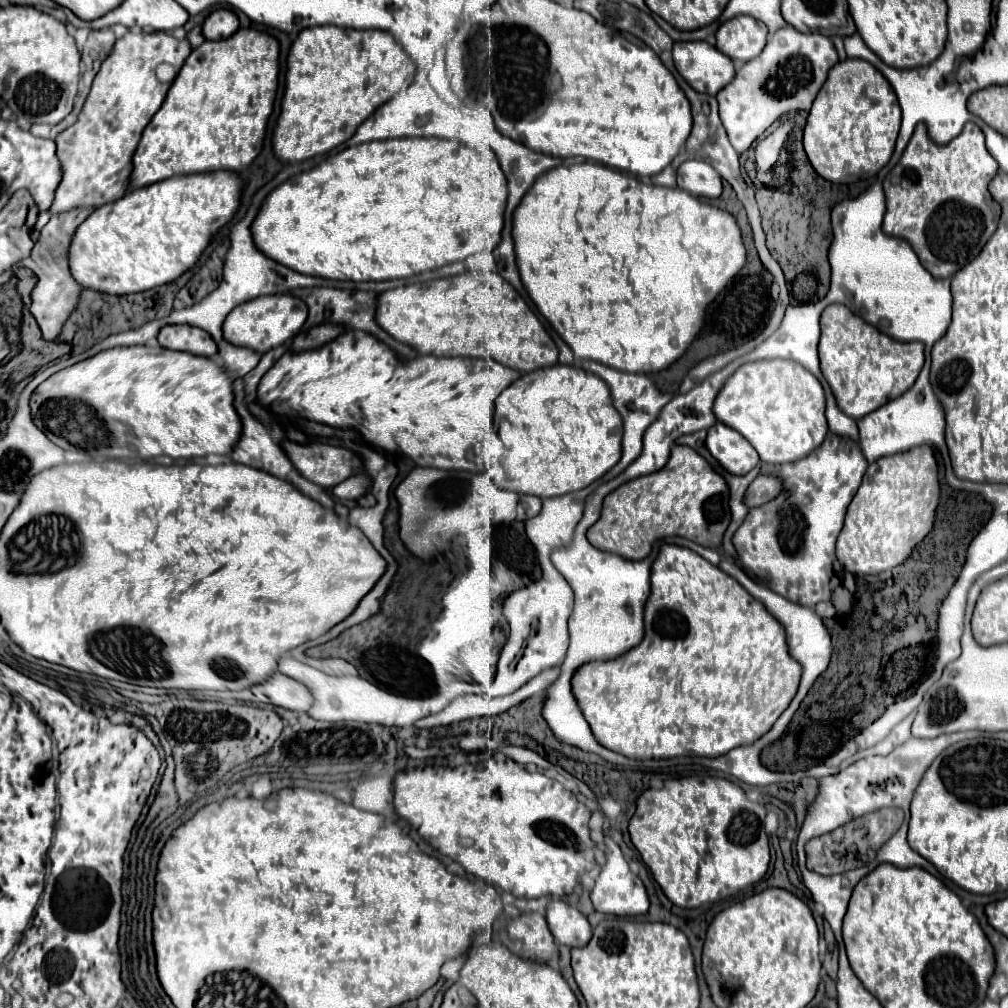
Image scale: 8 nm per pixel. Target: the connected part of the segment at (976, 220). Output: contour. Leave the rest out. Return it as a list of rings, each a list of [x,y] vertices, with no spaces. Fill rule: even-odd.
[[[967,122],[963,132],[953,138],[949,144],[935,144],[925,130],[925,124],[917,124],[901,160],[887,174],[883,182],[887,212],[883,220],[883,232],[895,238],[903,238],[911,244],[921,264],[931,272],[933,278],[951,278],[957,270],[969,264],[987,244],[997,228],[997,220],[1001,214],[999,204],[991,198],[987,184],[999,172],[997,162],[985,148],[985,136],[973,122]]]

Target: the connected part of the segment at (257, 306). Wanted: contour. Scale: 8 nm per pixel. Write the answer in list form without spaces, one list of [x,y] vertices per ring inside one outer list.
[[[289,294],[261,296],[237,306],[223,322],[223,338],[233,346],[247,346],[259,354],[265,354],[287,340],[291,340],[307,320],[305,304]]]

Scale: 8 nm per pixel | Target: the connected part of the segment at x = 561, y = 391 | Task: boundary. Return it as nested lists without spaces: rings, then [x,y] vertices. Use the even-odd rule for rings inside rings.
[[[555,364],[523,374],[499,394],[495,402],[495,416],[495,446],[493,452],[485,456],[485,472],[503,490],[513,490],[517,494],[533,494],[539,498],[561,496],[589,486],[593,480],[601,478],[611,466],[615,466],[617,458],[621,458],[621,416],[613,408],[609,388],[601,378],[581,368]]]

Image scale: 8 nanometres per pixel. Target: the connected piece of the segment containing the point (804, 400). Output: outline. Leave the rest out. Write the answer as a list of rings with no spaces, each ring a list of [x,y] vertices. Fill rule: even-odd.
[[[759,360],[743,364],[727,378],[713,402],[715,418],[737,430],[769,464],[805,458],[821,446],[827,434],[825,394],[819,380],[801,364],[791,360]]]

